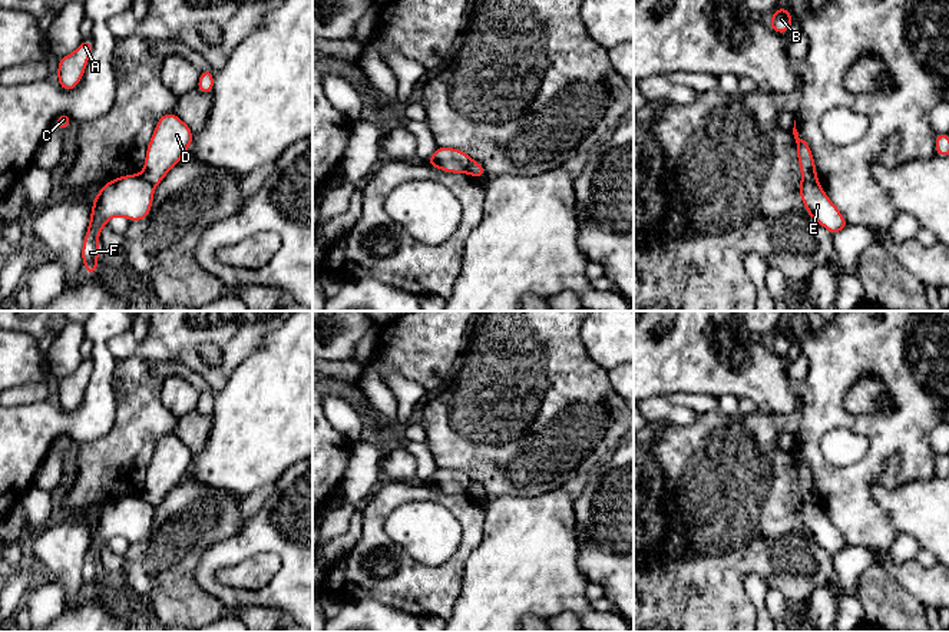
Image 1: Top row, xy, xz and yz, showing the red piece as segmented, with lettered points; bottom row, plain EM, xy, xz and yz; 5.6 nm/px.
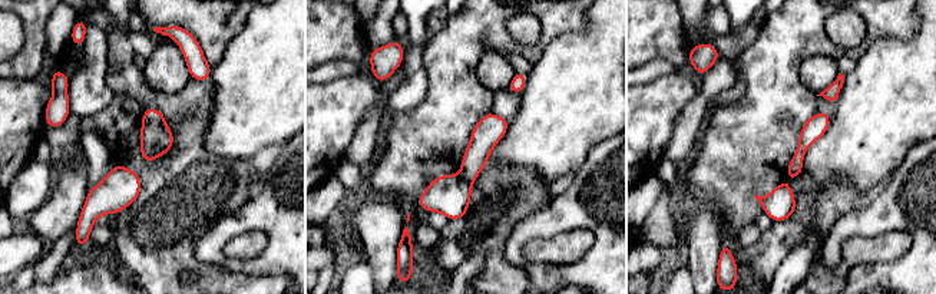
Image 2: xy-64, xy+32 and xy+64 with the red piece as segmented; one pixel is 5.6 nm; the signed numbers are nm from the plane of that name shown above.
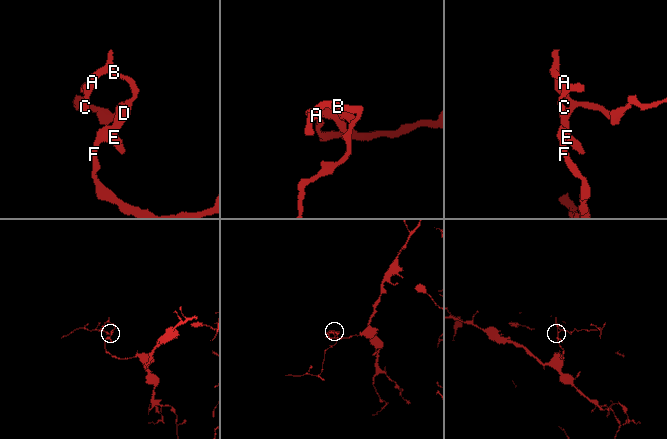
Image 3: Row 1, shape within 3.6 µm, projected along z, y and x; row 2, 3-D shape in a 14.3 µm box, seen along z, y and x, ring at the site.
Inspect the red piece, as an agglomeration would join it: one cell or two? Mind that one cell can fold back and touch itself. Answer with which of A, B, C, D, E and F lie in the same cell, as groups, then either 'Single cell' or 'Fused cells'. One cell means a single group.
Groups: A B C D / E F. Fused cells

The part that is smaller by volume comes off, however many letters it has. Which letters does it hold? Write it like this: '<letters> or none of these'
A, B, C, D

